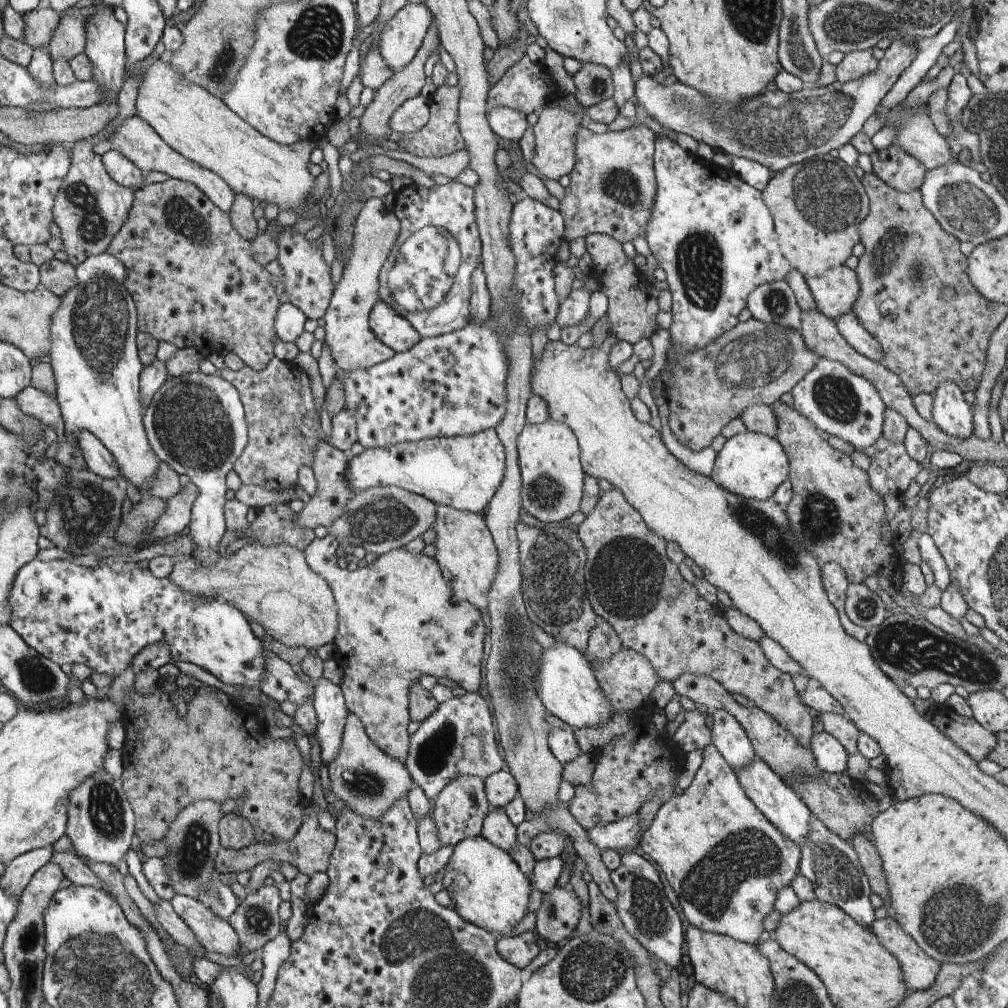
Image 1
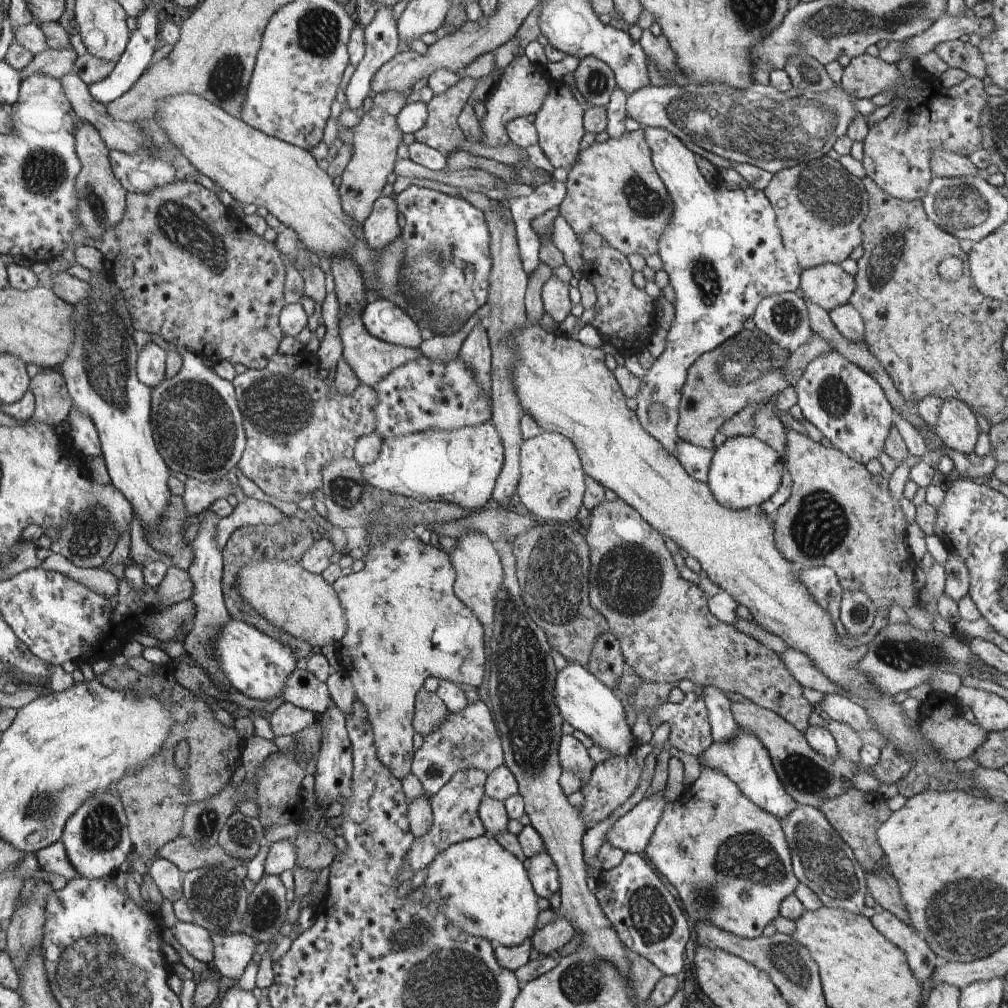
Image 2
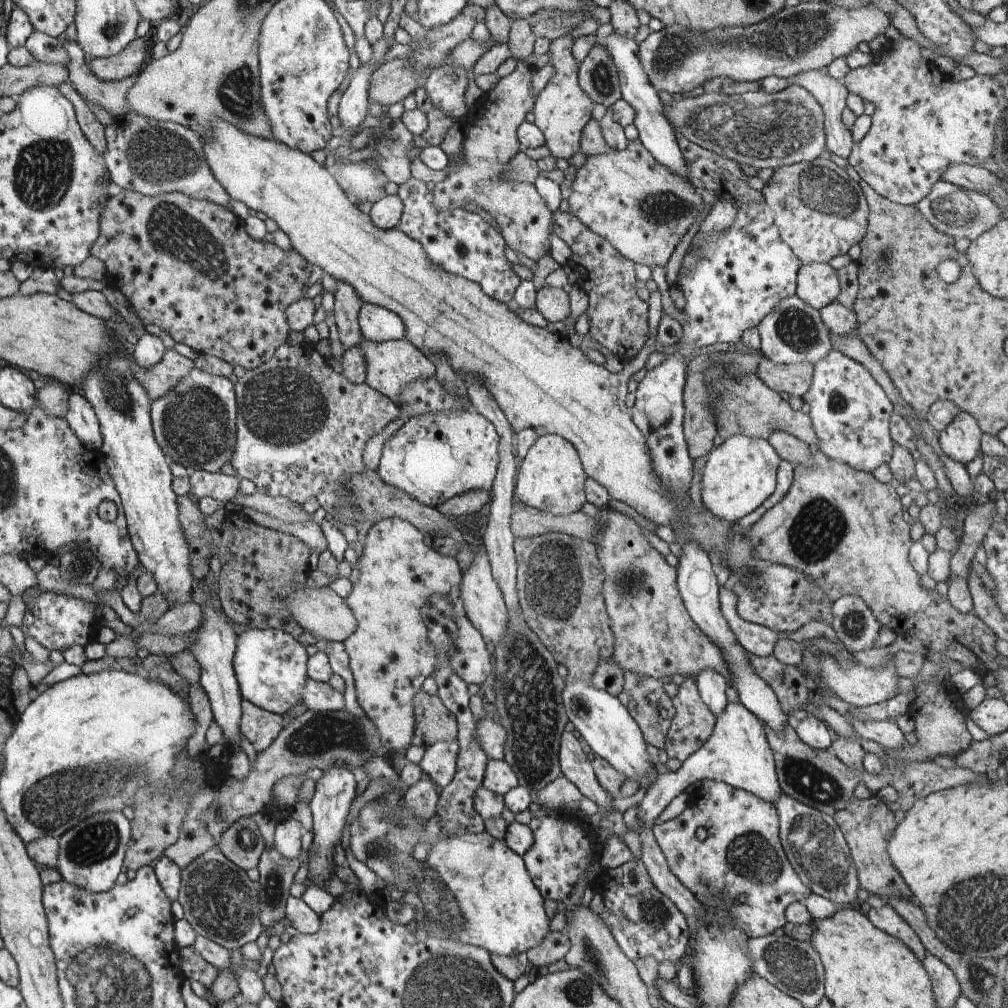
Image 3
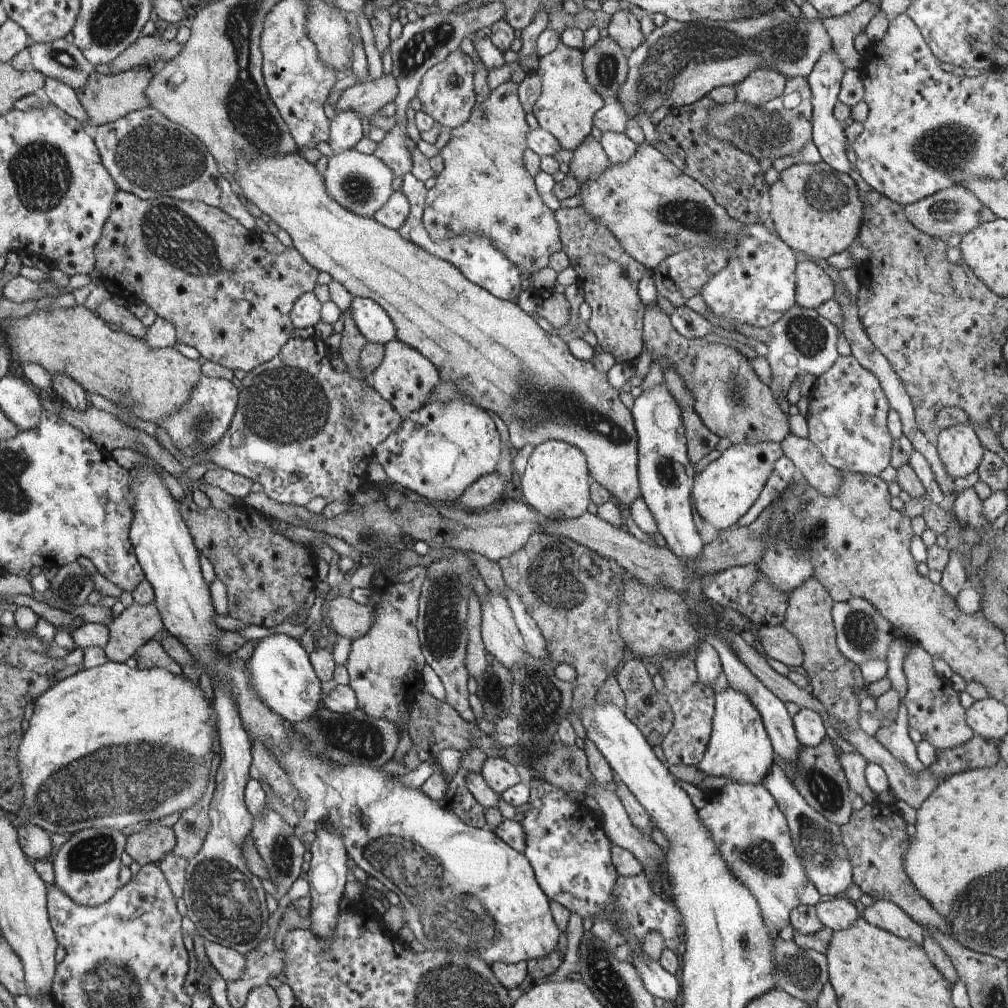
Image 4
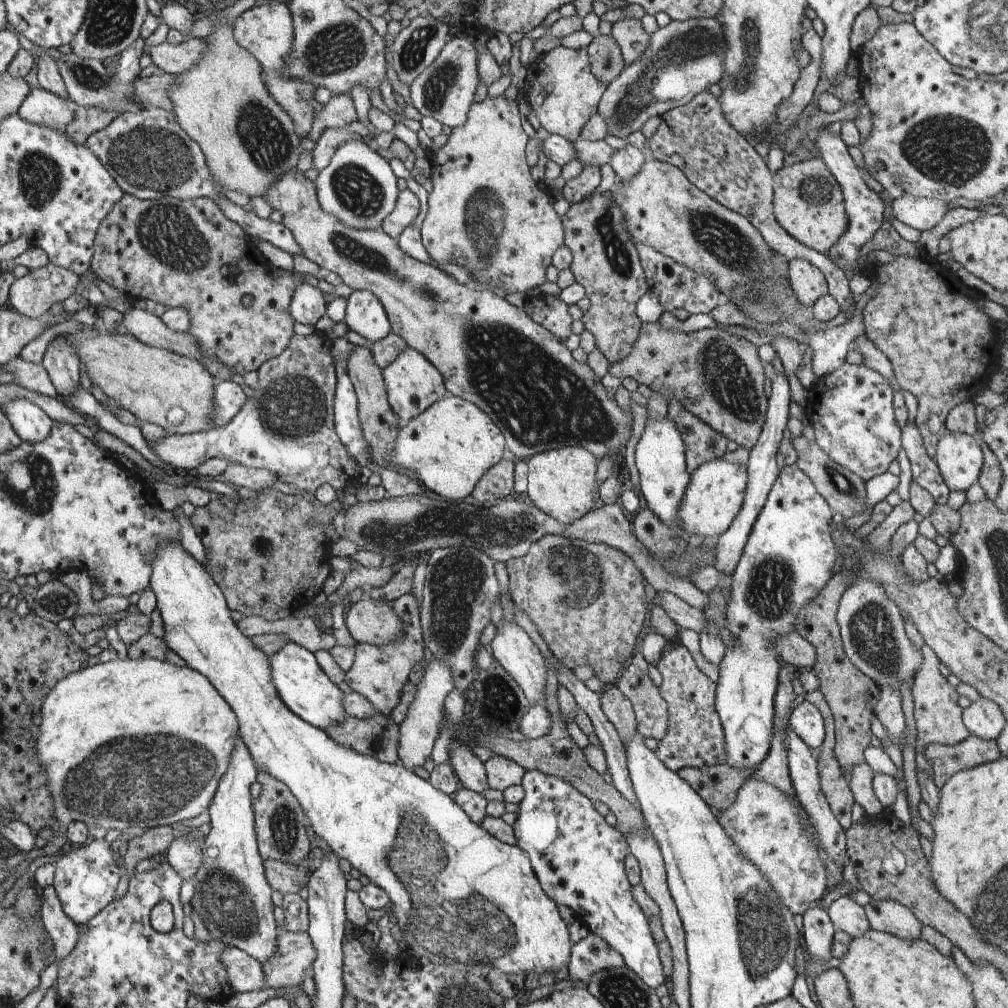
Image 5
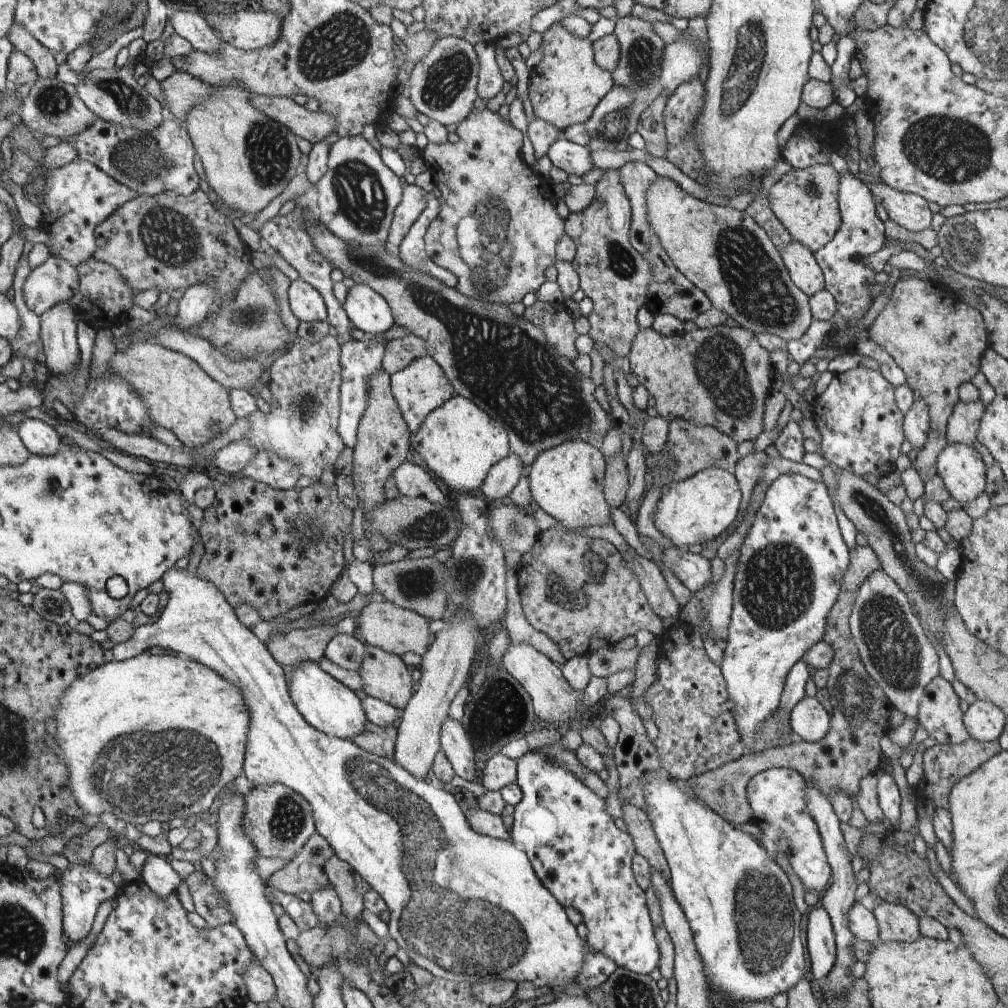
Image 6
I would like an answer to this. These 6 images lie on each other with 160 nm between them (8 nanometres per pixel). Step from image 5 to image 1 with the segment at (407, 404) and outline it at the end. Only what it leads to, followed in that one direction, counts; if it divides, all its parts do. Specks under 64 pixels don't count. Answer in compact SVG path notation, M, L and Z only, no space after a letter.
M371 197L357 216L351 256L331 296L327 314L323 316L326 332L324 342L330 347L332 356L342 371L366 370L391 359L396 354L394 349L388 348L388 345L375 335L370 325L371 311L374 310L372 306L375 306L380 298L380 268L386 262L402 230L402 221L394 212L388 211L384 203L378 197Z

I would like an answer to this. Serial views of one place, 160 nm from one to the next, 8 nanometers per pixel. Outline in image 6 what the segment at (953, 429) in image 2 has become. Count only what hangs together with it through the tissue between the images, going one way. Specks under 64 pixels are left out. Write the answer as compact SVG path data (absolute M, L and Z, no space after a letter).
M948 443L938 455L937 474L961 508L985 491L987 470L980 453L972 446Z

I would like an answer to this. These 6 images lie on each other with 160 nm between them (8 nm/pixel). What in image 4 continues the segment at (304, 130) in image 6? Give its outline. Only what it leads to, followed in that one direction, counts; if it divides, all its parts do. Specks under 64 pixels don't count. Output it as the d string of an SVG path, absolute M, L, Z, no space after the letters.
M382 75L378 80L347 88L336 101L335 112L354 111L361 119L364 116L371 118L388 102L394 102L398 94L399 87L393 76Z

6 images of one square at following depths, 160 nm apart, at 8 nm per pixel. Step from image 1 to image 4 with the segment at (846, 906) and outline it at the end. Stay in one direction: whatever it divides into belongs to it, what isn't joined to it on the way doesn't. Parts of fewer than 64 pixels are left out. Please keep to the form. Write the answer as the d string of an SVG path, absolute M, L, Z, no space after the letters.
M774 762L771 764L768 774L763 778L763 785L774 797L778 808L786 817L791 837L793 837L793 845L797 848L797 855L818 892L824 898L845 895L844 892L853 881L853 870L846 847L841 841L840 826L831 823L822 814L816 812L794 788L788 775L778 764Z

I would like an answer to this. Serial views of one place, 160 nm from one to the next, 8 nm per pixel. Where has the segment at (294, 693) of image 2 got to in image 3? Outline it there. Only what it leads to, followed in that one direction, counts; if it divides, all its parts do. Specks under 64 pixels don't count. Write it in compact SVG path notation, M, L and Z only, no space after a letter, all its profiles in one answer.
M311 680L305 685L304 706L318 712L342 711L345 708L343 692L336 690L329 682Z

